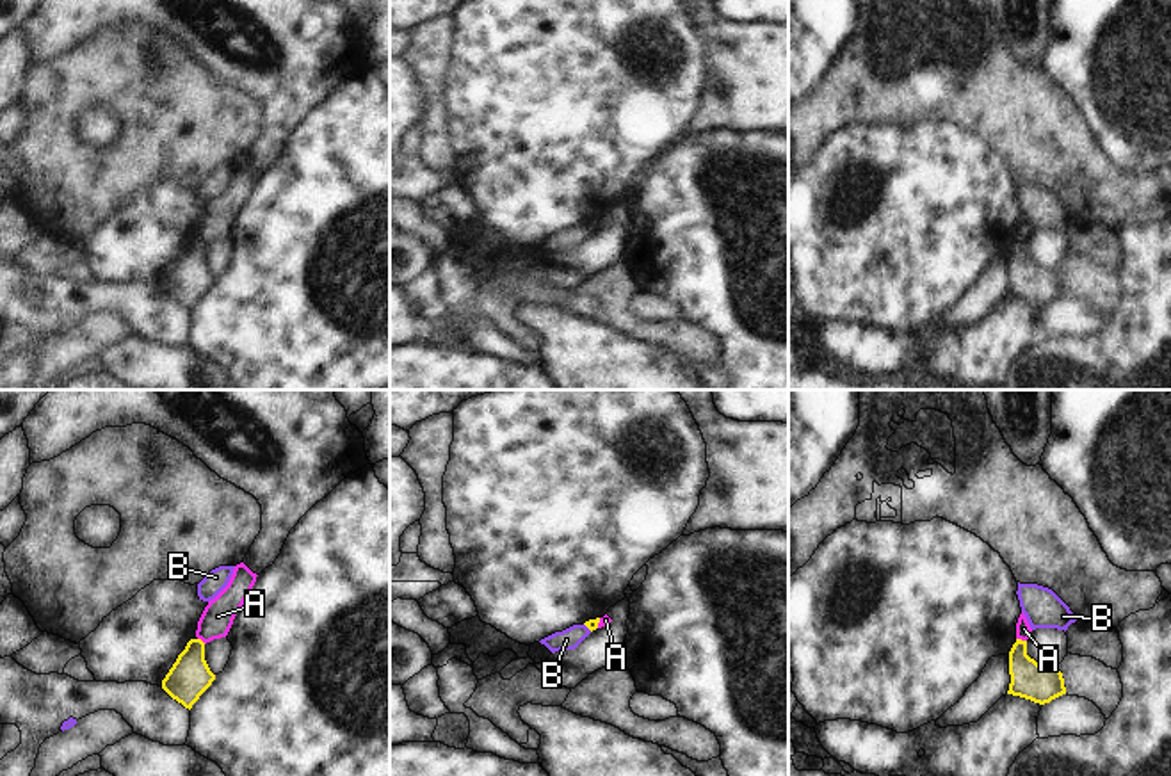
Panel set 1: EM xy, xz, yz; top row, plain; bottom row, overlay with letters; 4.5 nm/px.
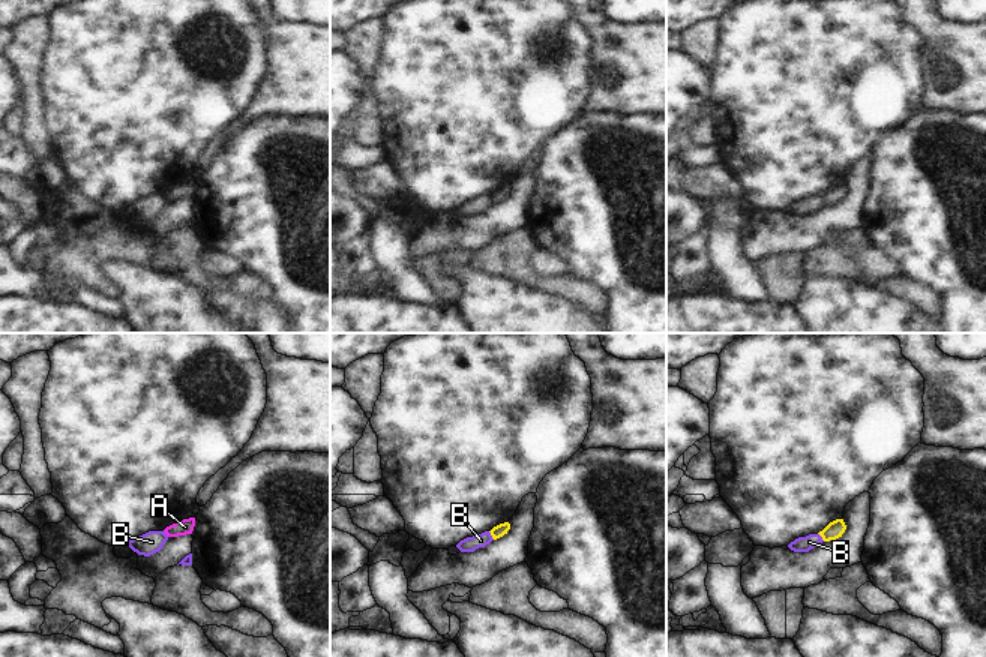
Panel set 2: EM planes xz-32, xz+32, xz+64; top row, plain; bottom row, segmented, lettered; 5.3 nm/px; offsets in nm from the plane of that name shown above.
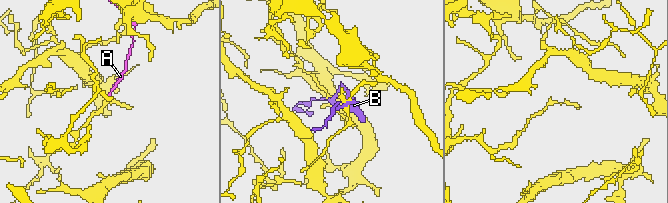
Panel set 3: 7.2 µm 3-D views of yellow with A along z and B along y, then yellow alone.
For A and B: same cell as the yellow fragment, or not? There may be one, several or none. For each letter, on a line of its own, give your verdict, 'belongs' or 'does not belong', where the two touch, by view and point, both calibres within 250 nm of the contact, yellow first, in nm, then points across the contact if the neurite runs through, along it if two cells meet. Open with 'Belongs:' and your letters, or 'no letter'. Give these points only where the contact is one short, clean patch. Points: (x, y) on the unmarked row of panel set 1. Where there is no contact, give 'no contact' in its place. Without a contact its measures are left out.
Belongs: no letter
A: does not belong; contact yz (1020, 241); calibres 170 and 70 nm; border yz (1017, 239), (1025, 242)
B: does not belong; contact xz (588, 228); calibres 50 and 100 nm; border xz (584, 225), (591, 232)

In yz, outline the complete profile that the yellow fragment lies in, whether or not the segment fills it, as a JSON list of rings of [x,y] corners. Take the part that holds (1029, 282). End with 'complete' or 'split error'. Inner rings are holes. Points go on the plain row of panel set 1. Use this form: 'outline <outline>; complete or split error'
outline [[[1016,240],[1009,253],[1011,285],[1007,295],[1045,306],[1066,295],[1064,279],[1059,271],[1039,267],[1027,256],[1027,242]]]; complete

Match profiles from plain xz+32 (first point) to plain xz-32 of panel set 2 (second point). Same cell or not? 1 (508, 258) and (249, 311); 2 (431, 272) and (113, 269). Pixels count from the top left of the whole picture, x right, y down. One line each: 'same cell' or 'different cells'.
1: different cells
2: different cells

